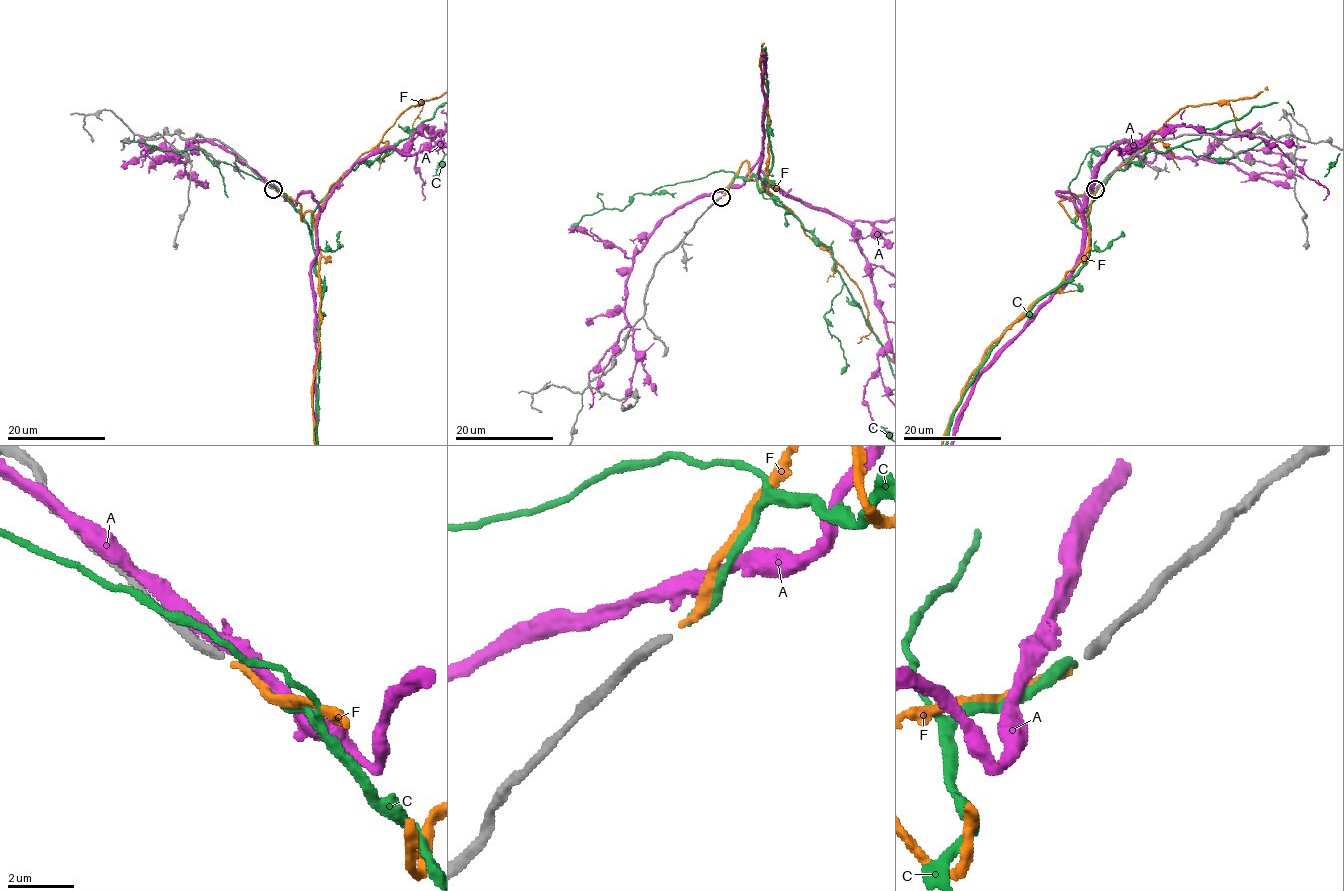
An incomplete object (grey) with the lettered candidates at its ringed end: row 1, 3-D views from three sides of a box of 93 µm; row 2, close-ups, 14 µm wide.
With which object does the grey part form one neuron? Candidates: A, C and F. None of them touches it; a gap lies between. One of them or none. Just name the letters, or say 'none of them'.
C

